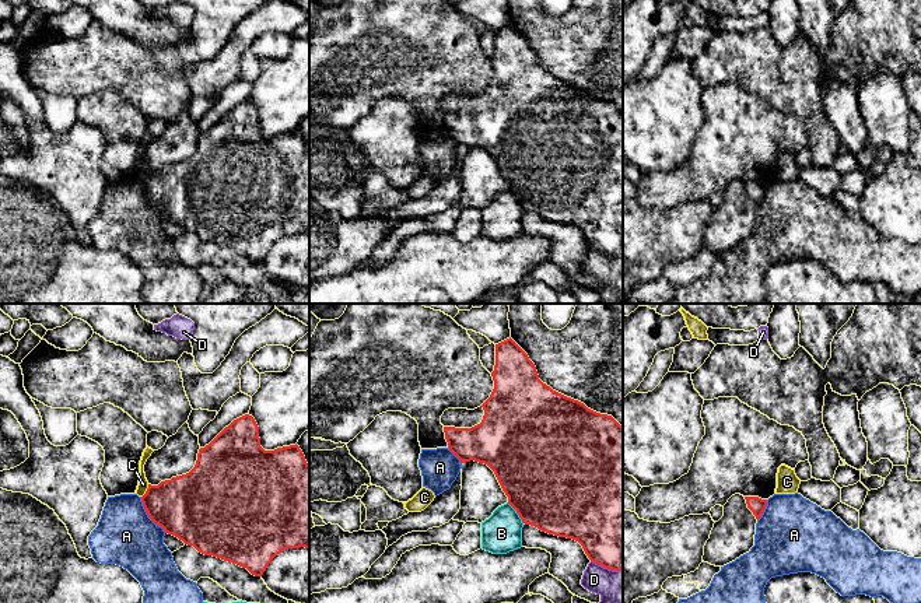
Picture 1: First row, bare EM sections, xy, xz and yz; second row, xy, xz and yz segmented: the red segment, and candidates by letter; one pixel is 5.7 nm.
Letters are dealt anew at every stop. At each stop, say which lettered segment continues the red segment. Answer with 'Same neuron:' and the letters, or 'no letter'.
Same neuron: no letter

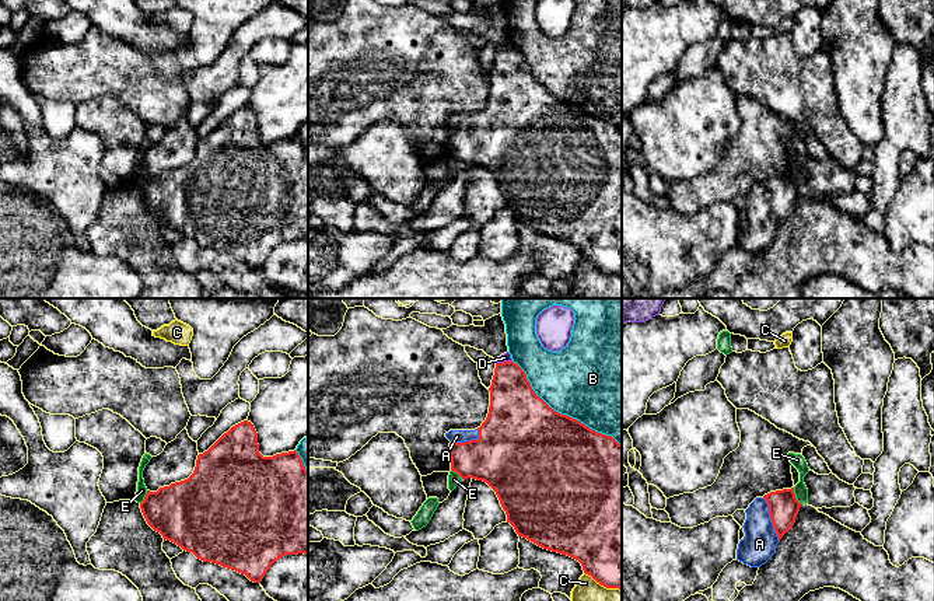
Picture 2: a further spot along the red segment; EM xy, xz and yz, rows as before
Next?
Same neuron: A

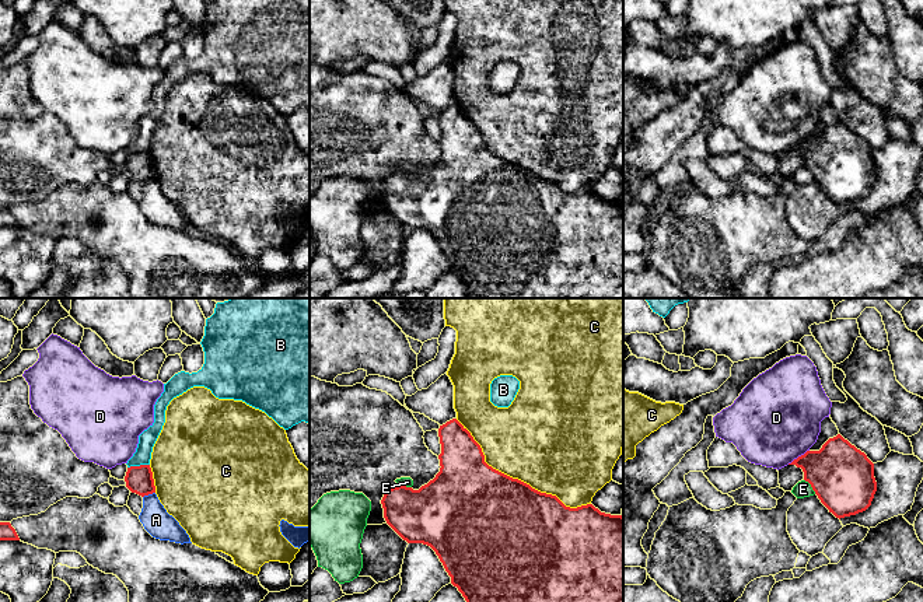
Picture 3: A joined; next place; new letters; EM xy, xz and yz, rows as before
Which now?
Same neuron: no letter

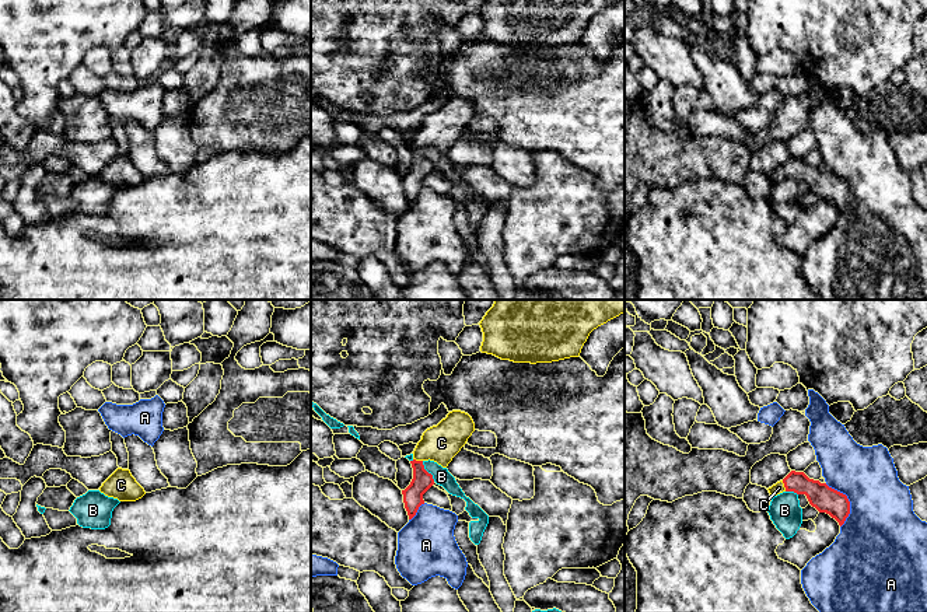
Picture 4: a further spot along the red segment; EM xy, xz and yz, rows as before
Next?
Same neuron: C

